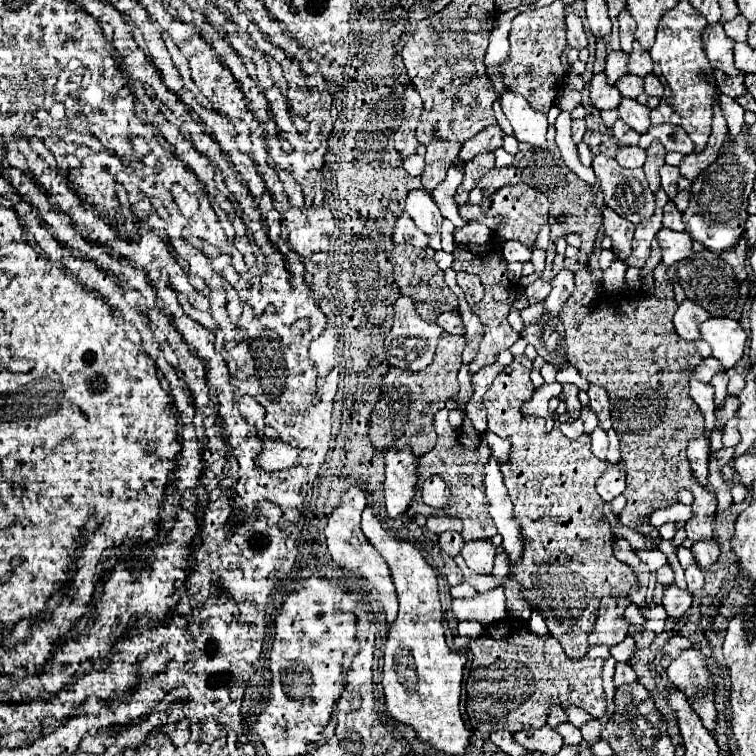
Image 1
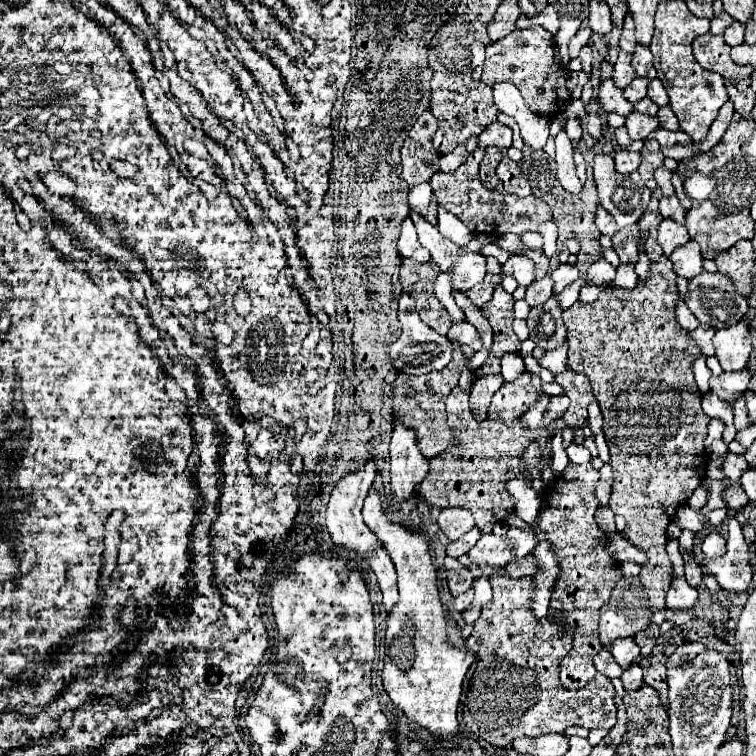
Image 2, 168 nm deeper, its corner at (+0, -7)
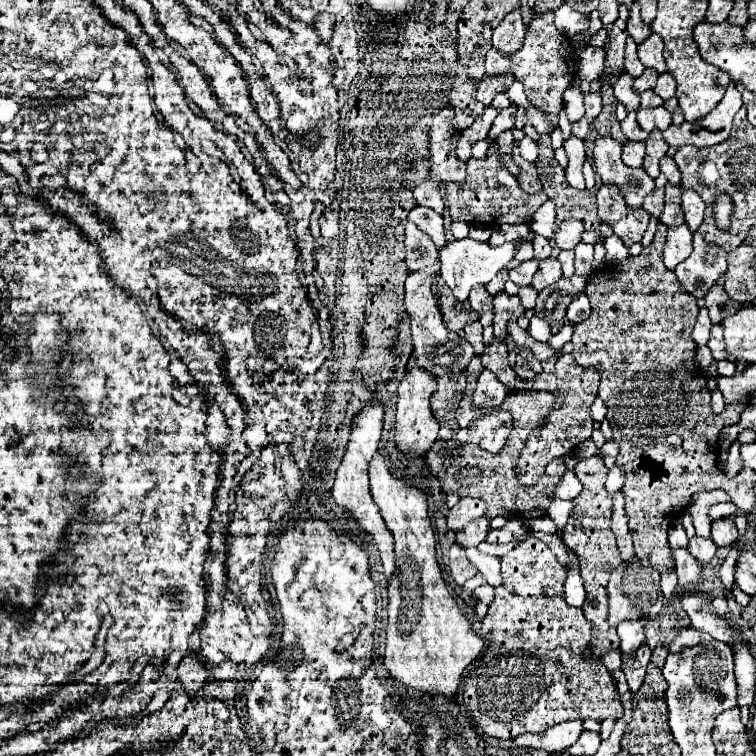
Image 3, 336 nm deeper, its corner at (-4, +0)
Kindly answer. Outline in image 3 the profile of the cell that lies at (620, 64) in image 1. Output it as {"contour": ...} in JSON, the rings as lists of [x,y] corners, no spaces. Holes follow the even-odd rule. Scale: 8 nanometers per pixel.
{"contour":[[[632,38],[626,40],[626,56],[624,56],[624,68],[632,78],[638,78],[644,72],[642,62],[636,56],[636,42]]]}

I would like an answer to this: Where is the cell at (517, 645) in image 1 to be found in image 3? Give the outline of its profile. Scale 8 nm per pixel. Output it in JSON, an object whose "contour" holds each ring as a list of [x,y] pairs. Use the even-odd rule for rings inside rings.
{"contour":[[[536,538],[520,542],[500,560],[504,582],[494,590],[496,596],[490,604],[490,614],[482,620],[486,650],[482,656],[480,688],[460,688],[464,706],[462,712],[468,714],[468,720],[476,722],[480,736],[492,740],[510,740],[530,730],[544,732],[554,724],[574,718],[594,718],[598,722],[606,718],[620,718],[624,708],[612,674],[602,666],[598,658],[592,662],[584,662],[580,658],[582,650],[590,644],[592,638],[590,622],[584,618],[582,608],[572,608],[564,600],[562,586],[566,578],[566,566],[558,564],[552,550]]]}

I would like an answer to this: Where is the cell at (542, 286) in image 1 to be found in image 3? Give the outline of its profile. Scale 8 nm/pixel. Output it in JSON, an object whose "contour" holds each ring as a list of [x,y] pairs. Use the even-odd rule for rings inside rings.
{"contour":[[[546,258],[540,262],[540,268],[538,272],[534,274],[534,280],[532,280],[532,288],[536,292],[548,288],[550,284],[554,284],[558,278],[562,276],[562,270],[560,270],[560,262],[556,258]]]}

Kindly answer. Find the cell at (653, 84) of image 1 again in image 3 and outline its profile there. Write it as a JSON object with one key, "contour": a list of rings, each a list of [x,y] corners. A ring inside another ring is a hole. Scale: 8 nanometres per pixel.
{"contour":[[[668,72],[660,74],[660,76],[658,76],[658,82],[656,82],[656,86],[654,86],[654,92],[656,92],[662,100],[672,98],[674,92],[676,92],[676,82],[674,82],[674,78],[672,78]]]}

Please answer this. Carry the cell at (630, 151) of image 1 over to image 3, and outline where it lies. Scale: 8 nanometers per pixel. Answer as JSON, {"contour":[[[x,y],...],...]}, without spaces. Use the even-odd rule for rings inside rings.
{"contour":[[[626,142],[622,148],[622,162],[626,166],[642,166],[642,158],[644,158],[644,142]]]}

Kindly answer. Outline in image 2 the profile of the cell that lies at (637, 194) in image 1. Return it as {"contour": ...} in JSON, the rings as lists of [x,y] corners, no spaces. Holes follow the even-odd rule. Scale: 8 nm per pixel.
{"contour":[[[612,155],[594,157],[594,179],[598,201],[616,219],[620,227],[634,225],[648,207],[650,193],[638,173],[620,175],[614,169]]]}

